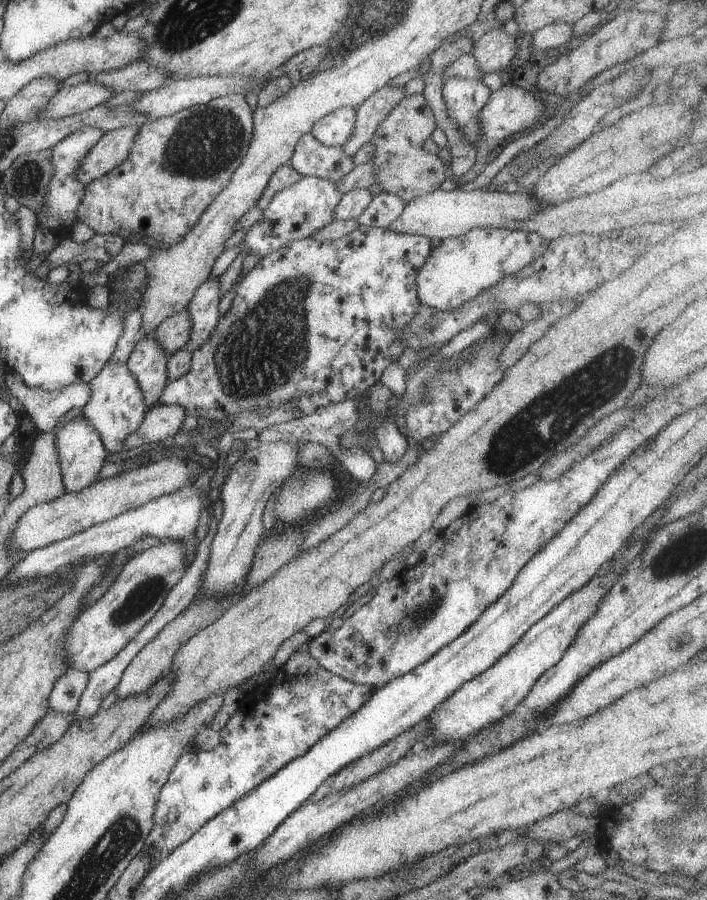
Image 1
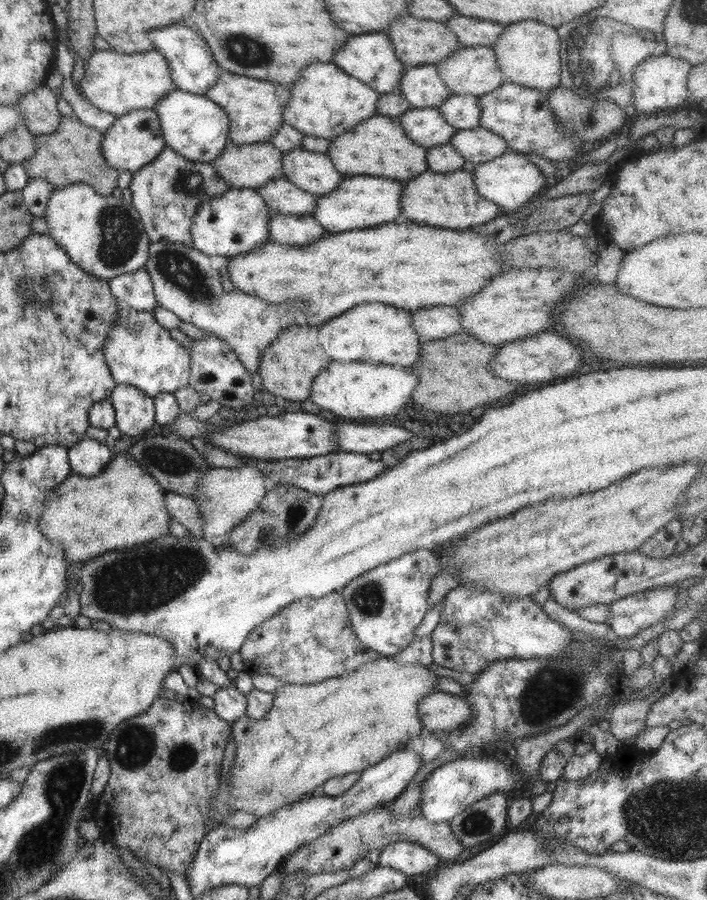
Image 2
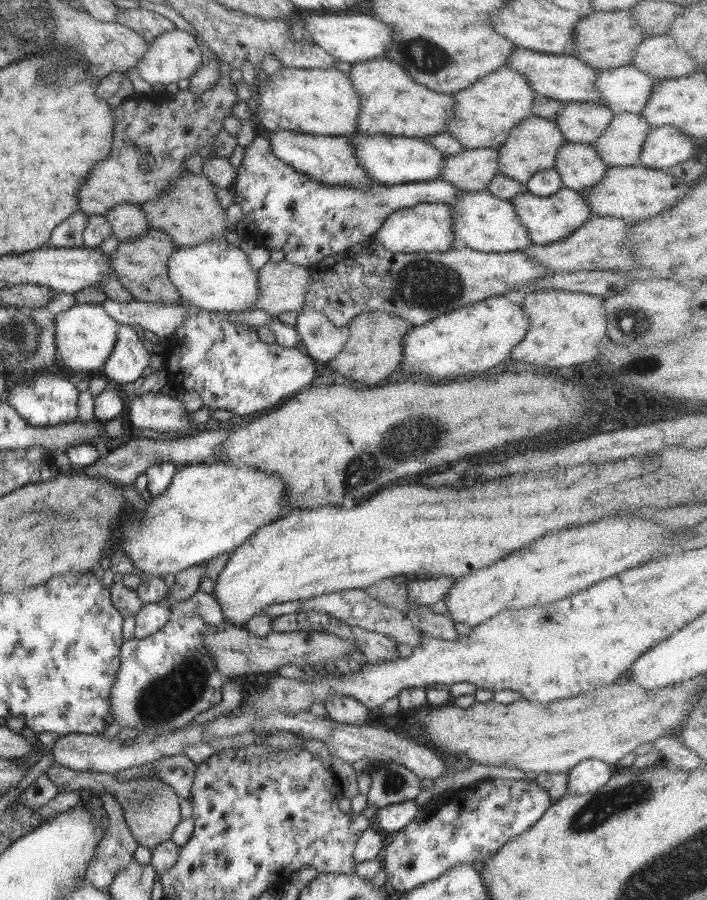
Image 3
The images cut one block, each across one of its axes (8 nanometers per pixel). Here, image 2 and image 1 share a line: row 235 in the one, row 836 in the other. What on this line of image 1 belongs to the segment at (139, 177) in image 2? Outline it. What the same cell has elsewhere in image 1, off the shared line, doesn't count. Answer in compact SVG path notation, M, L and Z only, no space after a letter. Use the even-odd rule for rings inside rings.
M308 642L304 643L298 651L293 652L279 669L275 671L275 677L262 686L262 696L258 696L250 712L235 710L220 731L221 741L213 750L184 751L180 760L176 762L176 766L168 777L168 782L158 793L158 804L156 804L153 816L154 826L143 848L150 856L156 854L156 859L152 858L153 864L164 860L173 849L198 832L205 822L226 808L230 808L240 798L244 798L248 792L260 786L267 778L274 776L291 760L304 756L305 752L334 730L340 722L359 710L375 691L375 688L371 686L354 684L349 680L344 680L341 676L326 672L310 656Z

